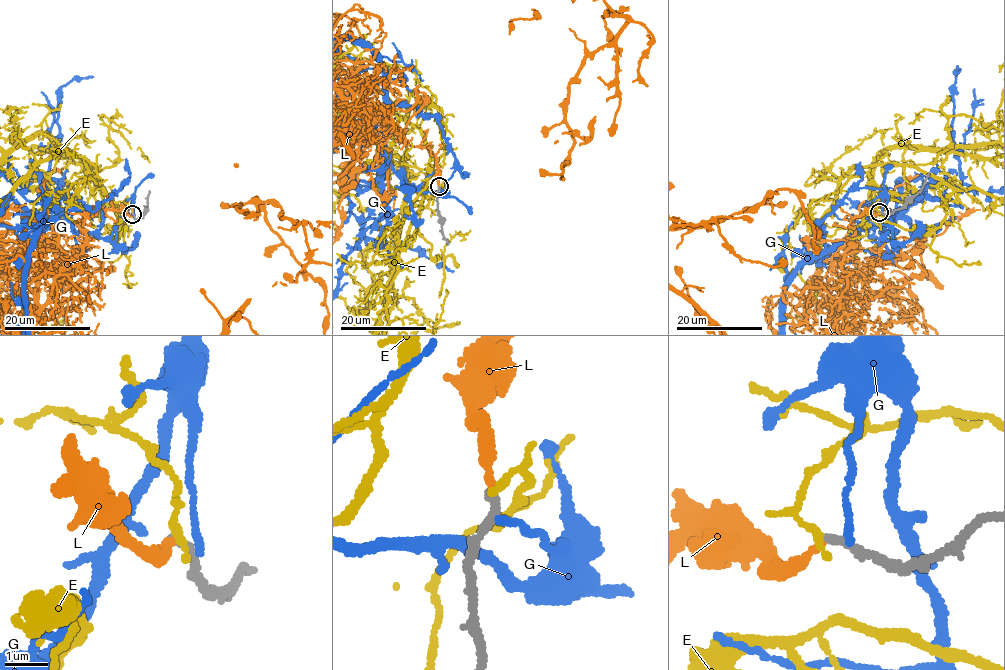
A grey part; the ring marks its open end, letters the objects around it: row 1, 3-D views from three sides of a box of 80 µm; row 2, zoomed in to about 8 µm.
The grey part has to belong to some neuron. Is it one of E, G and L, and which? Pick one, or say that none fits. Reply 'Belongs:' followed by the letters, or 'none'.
Belongs: L

